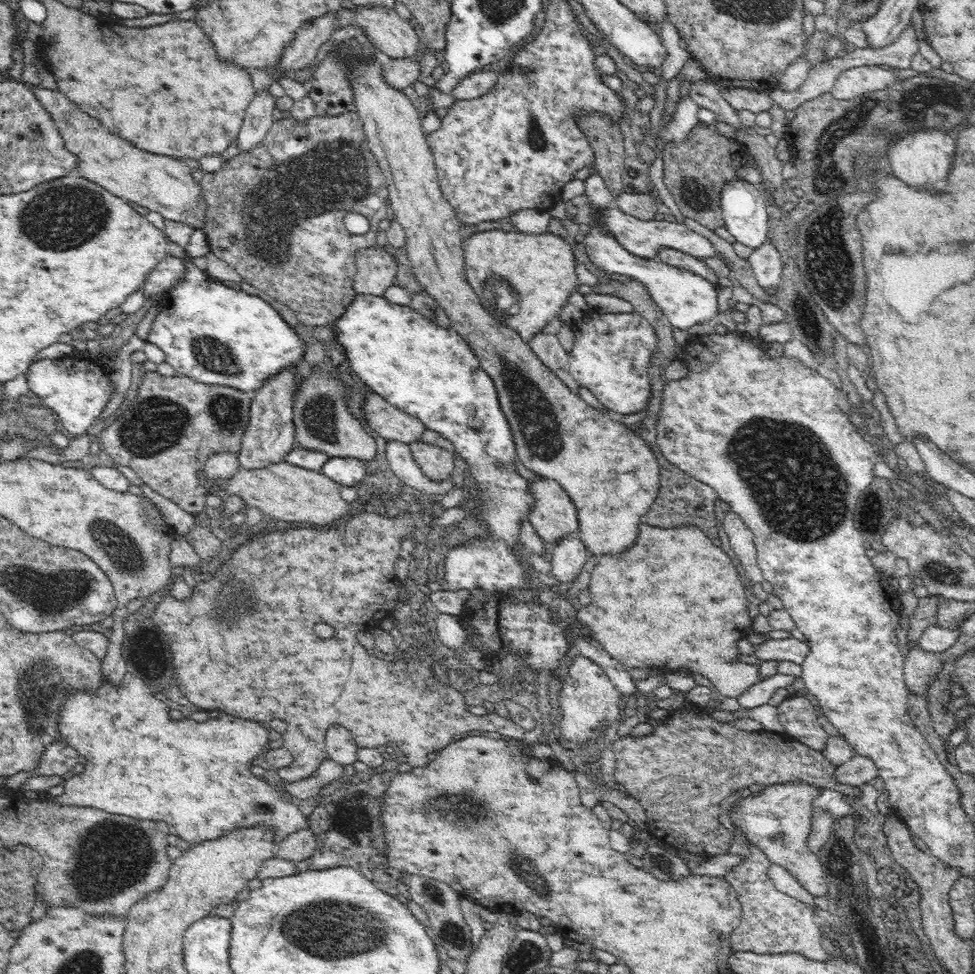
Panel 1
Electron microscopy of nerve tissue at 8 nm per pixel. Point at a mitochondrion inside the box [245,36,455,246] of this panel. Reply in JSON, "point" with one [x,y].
{"point":[338,154]}

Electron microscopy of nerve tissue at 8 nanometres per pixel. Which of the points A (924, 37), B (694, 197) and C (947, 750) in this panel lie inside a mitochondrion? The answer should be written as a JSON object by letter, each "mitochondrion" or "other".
{"A":"other","B":"mitochondrion","C":"other"}

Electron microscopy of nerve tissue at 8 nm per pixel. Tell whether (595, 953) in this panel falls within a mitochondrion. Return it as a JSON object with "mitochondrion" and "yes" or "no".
{"mitochondrion":"no"}

